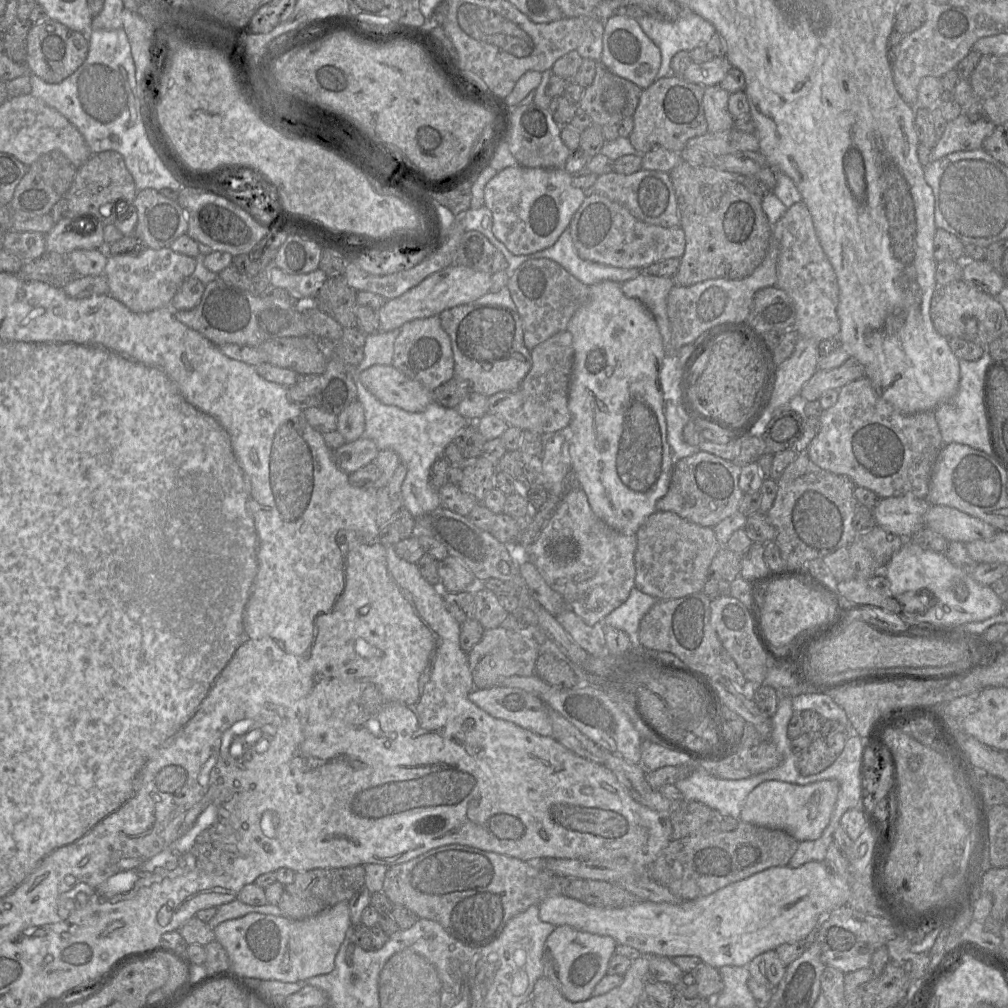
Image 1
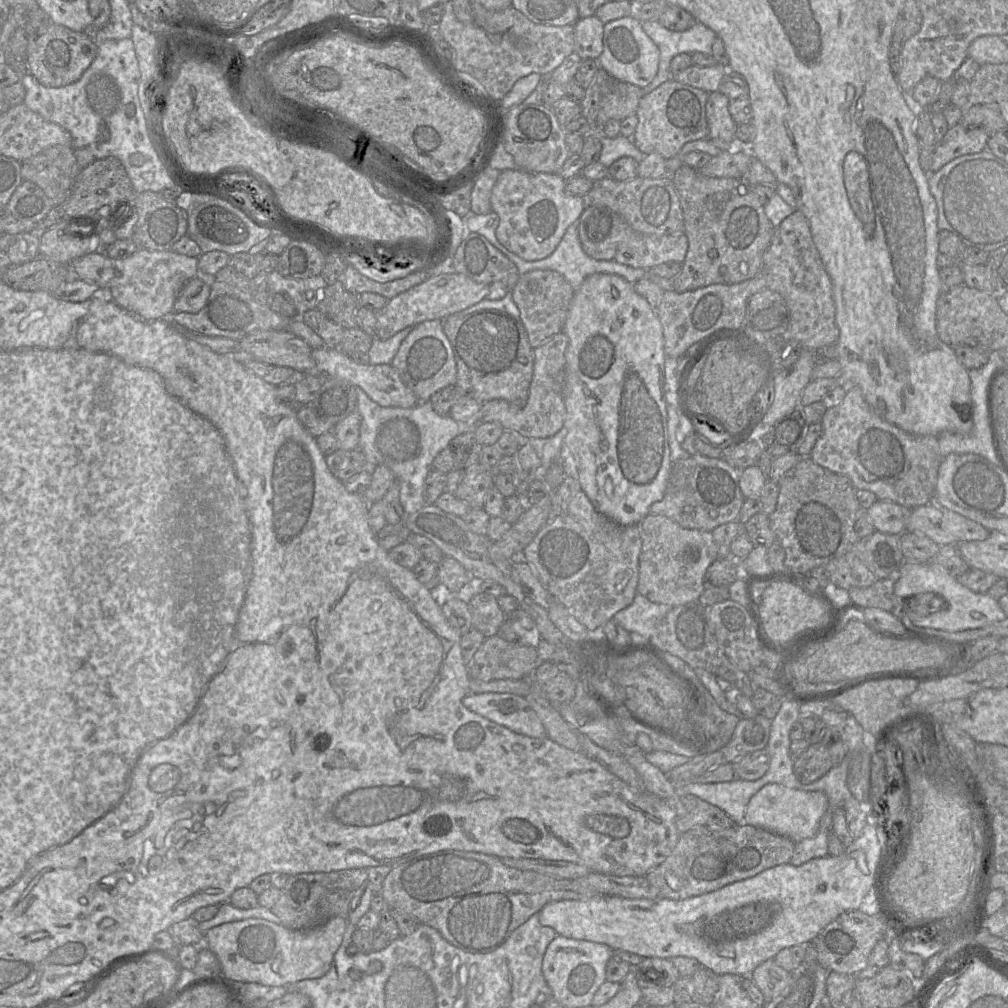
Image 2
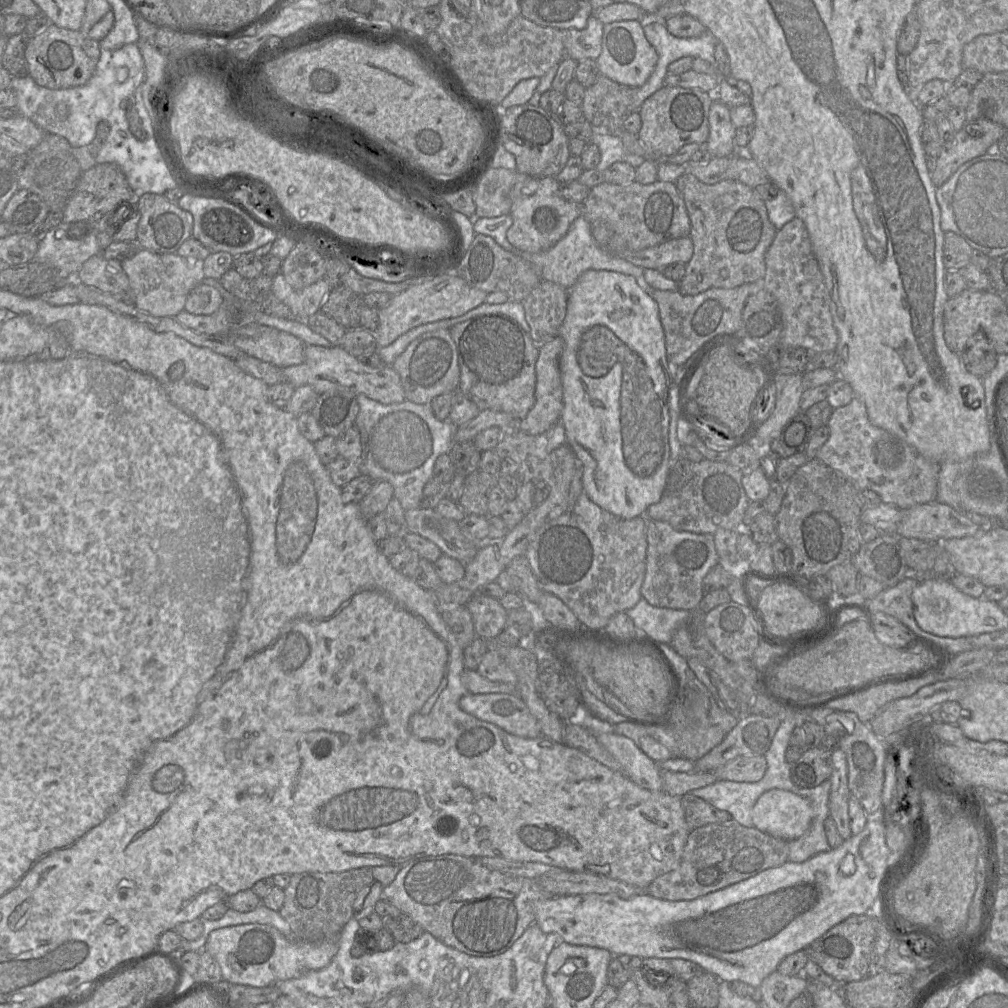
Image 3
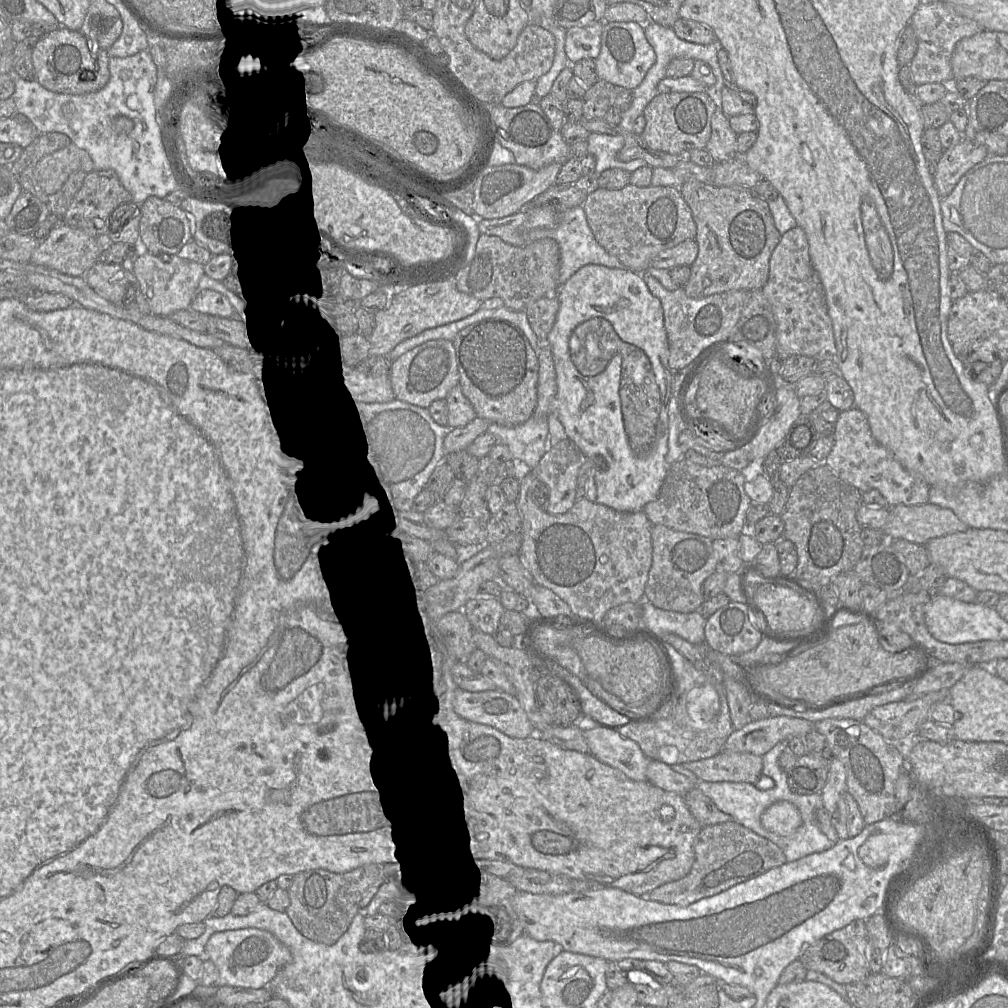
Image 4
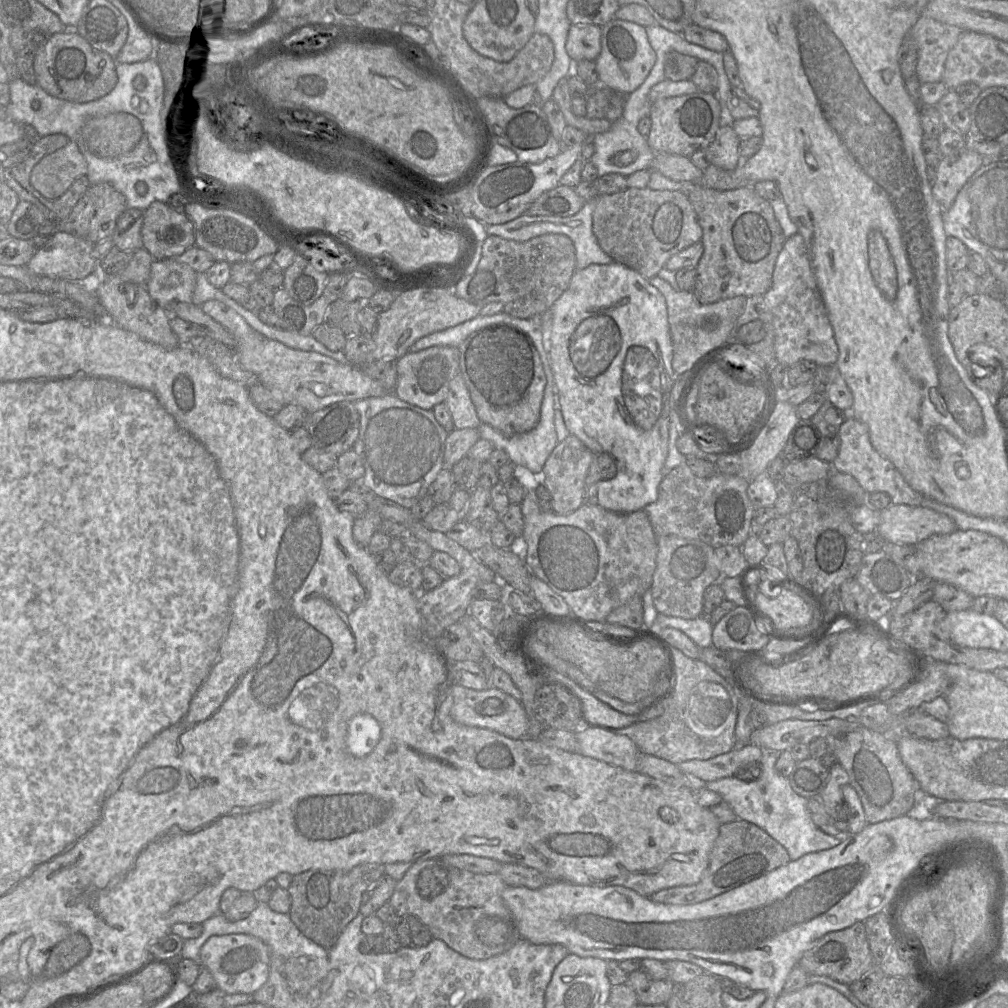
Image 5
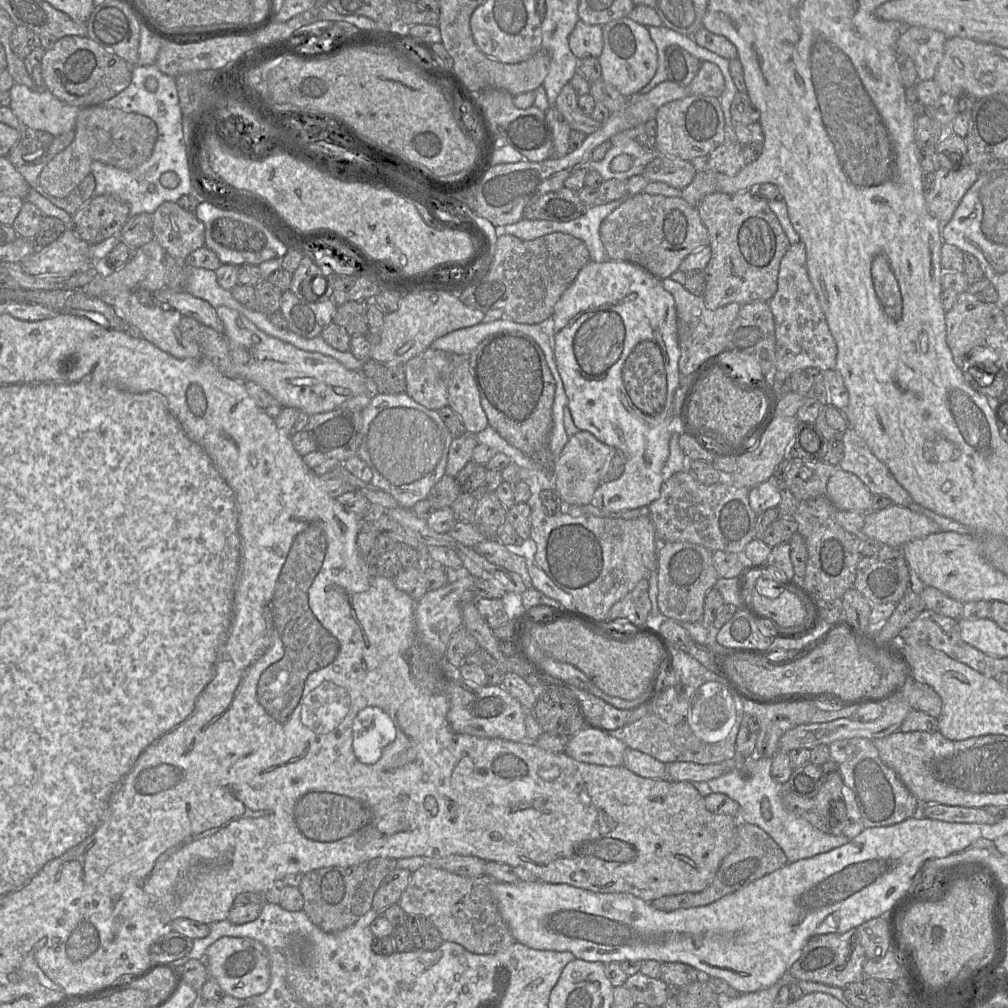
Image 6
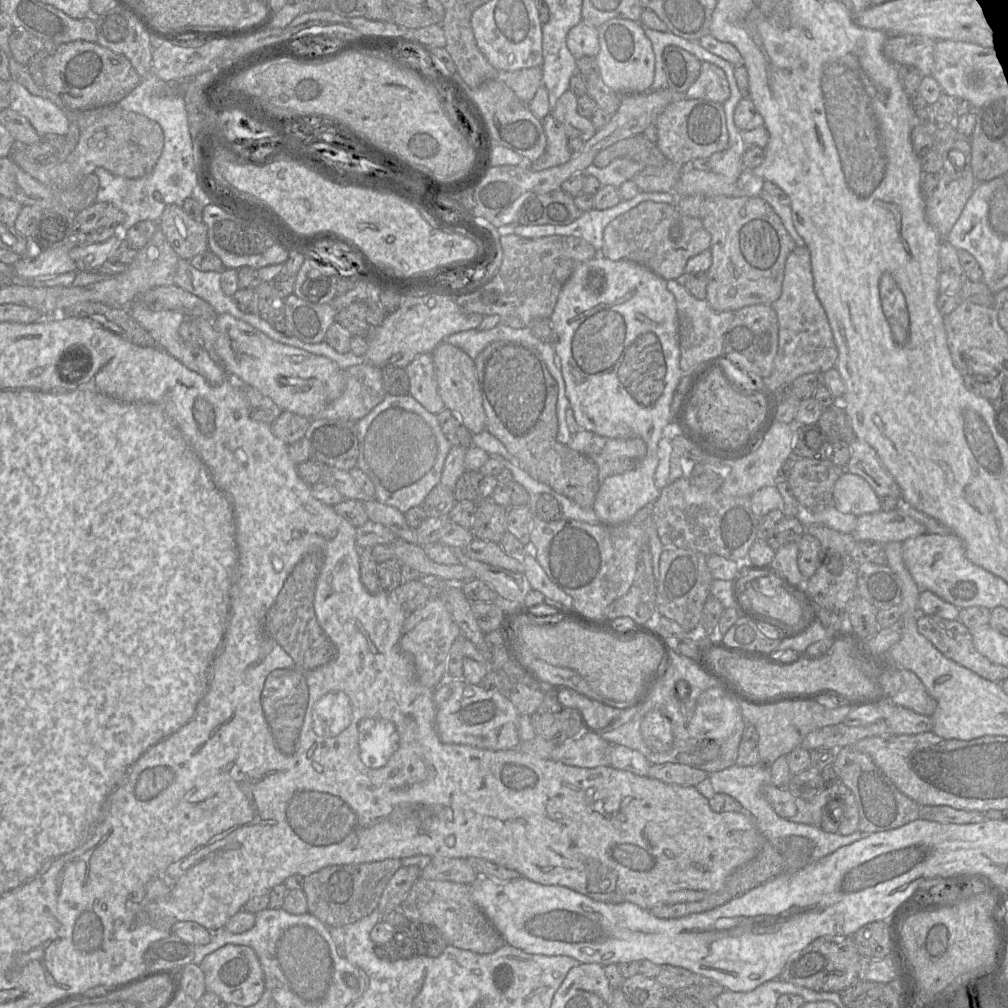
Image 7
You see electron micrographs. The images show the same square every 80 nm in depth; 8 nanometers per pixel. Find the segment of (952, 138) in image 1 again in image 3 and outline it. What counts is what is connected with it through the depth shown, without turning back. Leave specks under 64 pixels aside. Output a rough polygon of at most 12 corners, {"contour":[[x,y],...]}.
{"contour":[[963,129],[943,144],[933,184],[940,187],[962,164],[985,154],[987,139]]}

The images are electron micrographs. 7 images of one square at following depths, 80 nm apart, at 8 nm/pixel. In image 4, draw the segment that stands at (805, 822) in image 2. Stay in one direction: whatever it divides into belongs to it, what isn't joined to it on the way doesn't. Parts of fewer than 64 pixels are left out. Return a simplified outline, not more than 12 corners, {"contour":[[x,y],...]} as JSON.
{"contour":[[778,801],[763,812],[761,824],[779,836],[802,825],[795,805]]}

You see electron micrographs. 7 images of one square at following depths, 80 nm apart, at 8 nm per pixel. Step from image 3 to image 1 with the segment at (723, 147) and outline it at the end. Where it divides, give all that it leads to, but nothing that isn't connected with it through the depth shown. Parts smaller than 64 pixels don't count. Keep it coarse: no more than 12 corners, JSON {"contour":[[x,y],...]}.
{"contour":[[720,85],[707,86],[703,111],[707,132],[734,129],[728,111],[730,93]]}

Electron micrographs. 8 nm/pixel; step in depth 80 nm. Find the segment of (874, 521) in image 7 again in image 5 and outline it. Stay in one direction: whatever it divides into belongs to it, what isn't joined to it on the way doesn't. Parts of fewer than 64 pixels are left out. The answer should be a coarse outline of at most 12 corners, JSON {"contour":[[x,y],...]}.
{"contour":[[892,503],[876,529],[885,542],[913,546],[955,530],[943,513]]}

